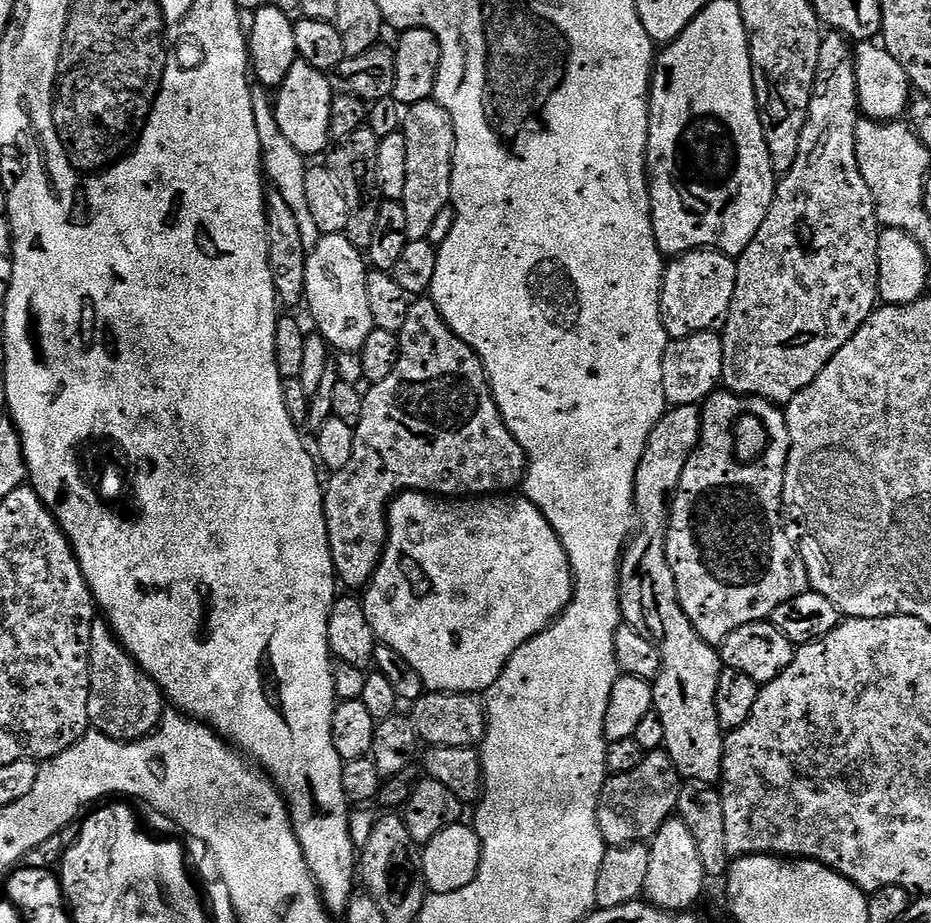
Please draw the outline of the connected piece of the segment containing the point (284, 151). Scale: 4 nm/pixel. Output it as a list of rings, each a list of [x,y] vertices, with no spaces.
[[[251,83],[251,106],[254,109],[255,129],[258,132],[261,160],[264,164],[264,172],[267,181],[271,184],[273,191],[284,198],[297,219],[298,230],[301,231],[303,245],[311,250],[320,240],[322,233],[315,225],[315,219],[310,215],[310,206],[306,201],[306,176],[308,167],[305,157],[294,149],[287,141],[286,136],[278,127],[275,107],[271,100],[269,91],[257,83]]]

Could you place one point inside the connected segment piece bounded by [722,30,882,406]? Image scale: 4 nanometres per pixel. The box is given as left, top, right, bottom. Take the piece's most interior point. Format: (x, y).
(808, 281)

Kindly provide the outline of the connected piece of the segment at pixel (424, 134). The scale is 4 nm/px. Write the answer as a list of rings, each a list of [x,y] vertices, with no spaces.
[[[435,99],[407,105],[402,116],[402,131],[406,138],[406,190],[403,198],[406,210],[406,234],[409,240],[426,240],[434,218],[452,198],[452,159],[456,135],[448,111]]]

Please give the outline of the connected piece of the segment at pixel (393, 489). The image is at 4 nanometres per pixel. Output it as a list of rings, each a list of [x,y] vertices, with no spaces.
[[[416,298],[410,303],[410,314],[406,314],[406,326],[402,326],[399,332],[400,353],[398,362],[394,362],[394,370],[382,382],[371,385],[364,392],[362,402],[362,418],[354,430],[354,451],[350,453],[350,462],[342,466],[342,470],[331,473],[324,489],[324,517],[326,518],[326,530],[330,538],[330,550],[332,561],[336,567],[336,579],[345,589],[363,590],[372,580],[372,575],[378,570],[380,559],[384,556],[384,548],[388,545],[388,506],[402,492],[426,492],[435,494],[441,498],[475,498],[478,496],[491,496],[493,494],[508,494],[519,489],[524,483],[524,475],[528,472],[528,456],[522,450],[520,443],[510,434],[506,422],[496,405],[496,399],[492,393],[492,383],[488,381],[488,372],[477,354],[442,318],[438,306],[430,298]]]

